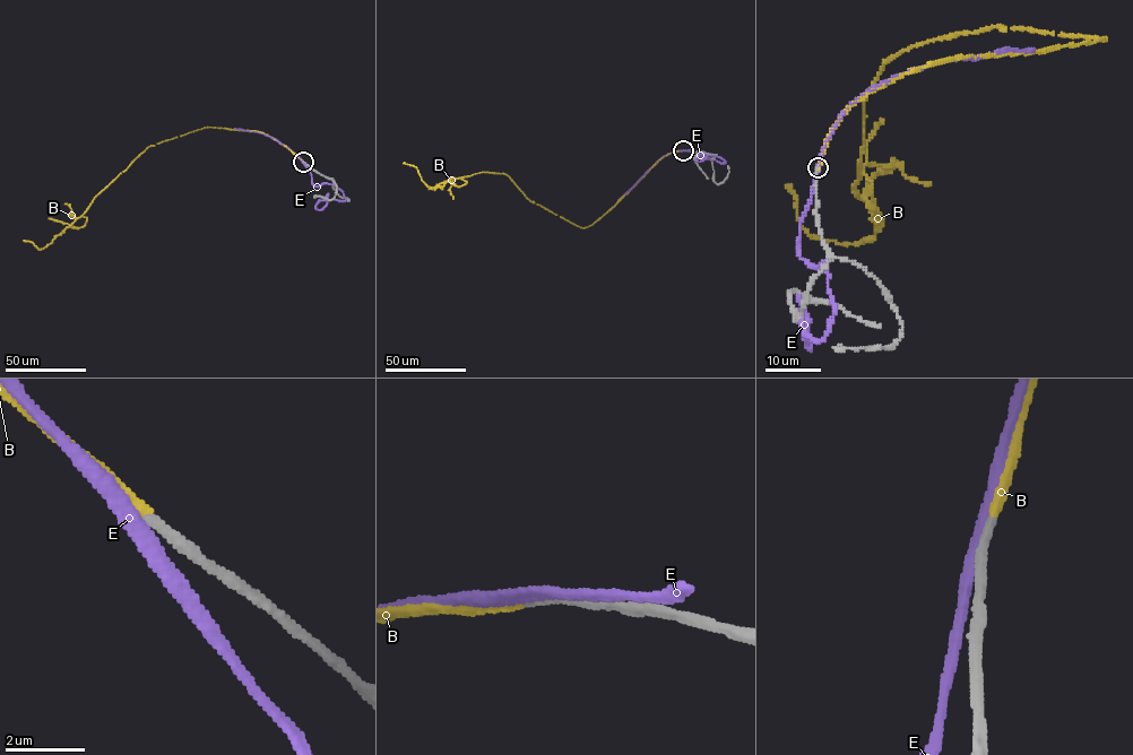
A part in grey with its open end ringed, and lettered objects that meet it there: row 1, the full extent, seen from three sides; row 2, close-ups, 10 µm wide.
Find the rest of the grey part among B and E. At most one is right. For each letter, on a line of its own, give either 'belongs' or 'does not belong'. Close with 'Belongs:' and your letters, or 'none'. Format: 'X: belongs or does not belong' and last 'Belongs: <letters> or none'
B: belongs
E: does not belong
Belongs: B

